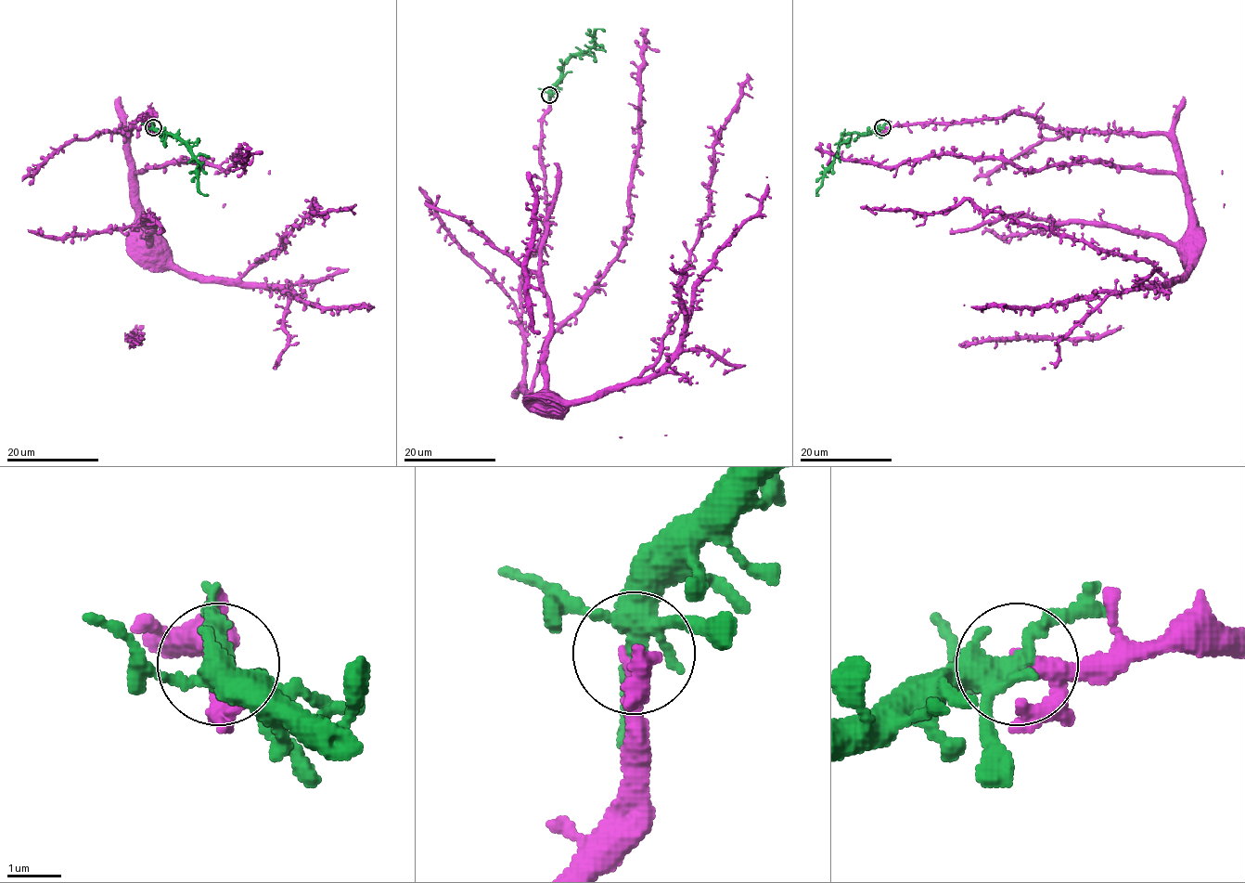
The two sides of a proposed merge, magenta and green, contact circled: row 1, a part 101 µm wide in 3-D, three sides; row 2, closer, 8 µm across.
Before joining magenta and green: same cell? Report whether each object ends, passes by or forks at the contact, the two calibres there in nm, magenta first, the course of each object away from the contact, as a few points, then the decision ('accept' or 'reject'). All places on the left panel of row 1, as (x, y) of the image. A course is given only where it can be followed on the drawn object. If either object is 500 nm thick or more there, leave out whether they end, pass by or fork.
magenta forks; green forks; calibres 240 and 360 nm; course magenta (152, 127), (149, 112), (123, 131), (140, 218), (186, 272), (243, 277), (314, 200), (354, 214); course green (152, 127), (162, 134), (172, 134), (186, 147), (198, 162), (198, 188), (208, 195); accept

